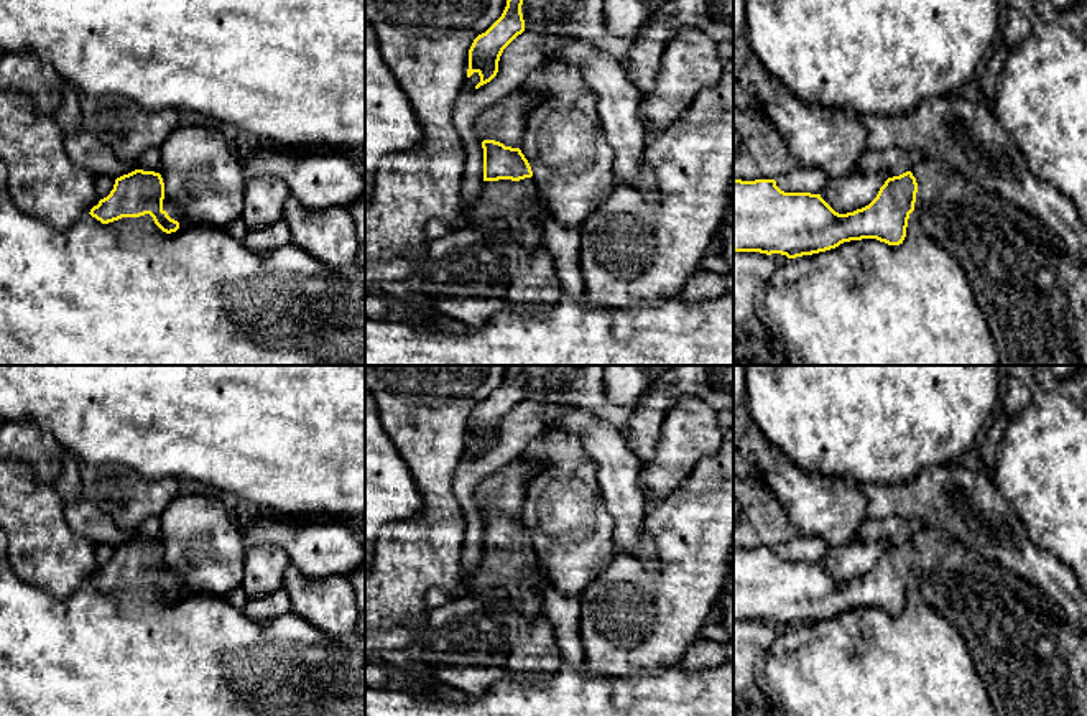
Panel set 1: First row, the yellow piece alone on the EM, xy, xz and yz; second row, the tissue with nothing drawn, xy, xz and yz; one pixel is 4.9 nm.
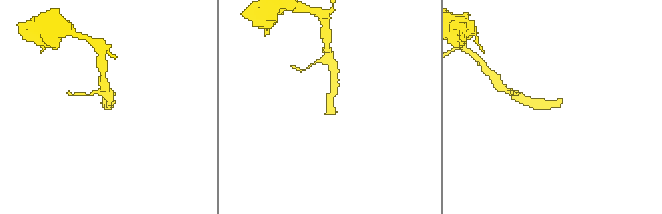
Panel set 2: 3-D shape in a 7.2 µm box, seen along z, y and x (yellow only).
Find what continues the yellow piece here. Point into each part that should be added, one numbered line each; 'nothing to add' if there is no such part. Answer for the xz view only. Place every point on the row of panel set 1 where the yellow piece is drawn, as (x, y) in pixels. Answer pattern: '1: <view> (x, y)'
1: xz (520, 204)

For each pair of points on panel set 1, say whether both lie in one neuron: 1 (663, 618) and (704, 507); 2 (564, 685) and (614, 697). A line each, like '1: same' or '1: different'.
1: same
2: same

